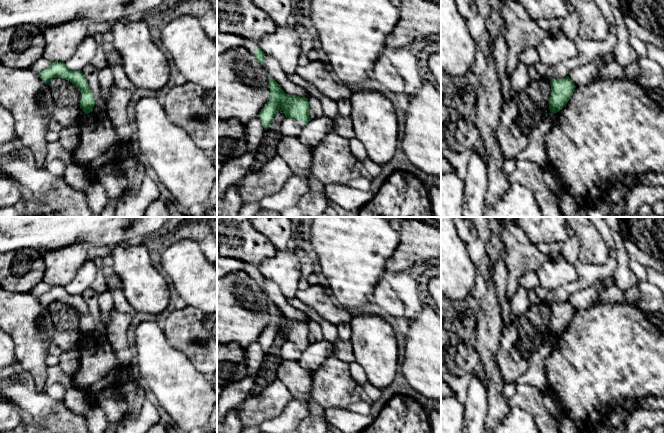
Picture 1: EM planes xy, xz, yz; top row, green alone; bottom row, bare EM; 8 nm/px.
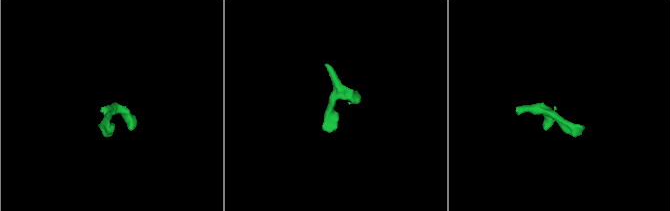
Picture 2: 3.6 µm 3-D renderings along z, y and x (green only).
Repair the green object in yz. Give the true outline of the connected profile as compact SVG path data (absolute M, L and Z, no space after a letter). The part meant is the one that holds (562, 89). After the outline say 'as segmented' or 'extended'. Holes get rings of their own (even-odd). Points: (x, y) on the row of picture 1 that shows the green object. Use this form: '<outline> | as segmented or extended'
M568 76L561 79L553 78L550 85L552 92L549 100L549 110L552 114L555 114L568 103L576 86Z | as segmented

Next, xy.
M52 62L48 68L41 71L38 76L49 83L53 78L63 78L72 82L82 94L80 107L85 114L93 111L95 97L89 88L82 71L70 70L63 62Z | as segmented

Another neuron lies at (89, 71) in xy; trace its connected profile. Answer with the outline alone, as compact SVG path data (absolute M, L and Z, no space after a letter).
M91 63L84 66L81 70L85 76L90 90L95 97L95 105L93 107L93 112L101 117L107 115L106 113L106 103L102 99L102 90L98 81L98 69L95 68Z

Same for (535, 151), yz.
M549 112L542 121L535 127L527 131L528 145L526 149L518 154L515 161L529 160L536 163L542 169L549 166L547 152L545 148L545 136L551 130L554 123L554 116Z

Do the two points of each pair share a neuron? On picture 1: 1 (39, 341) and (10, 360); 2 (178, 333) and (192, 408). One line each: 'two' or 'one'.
1: two
2: two

